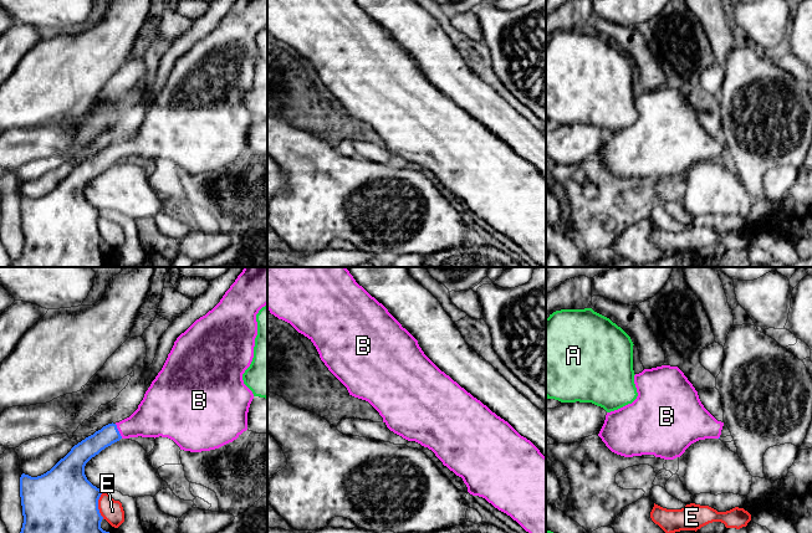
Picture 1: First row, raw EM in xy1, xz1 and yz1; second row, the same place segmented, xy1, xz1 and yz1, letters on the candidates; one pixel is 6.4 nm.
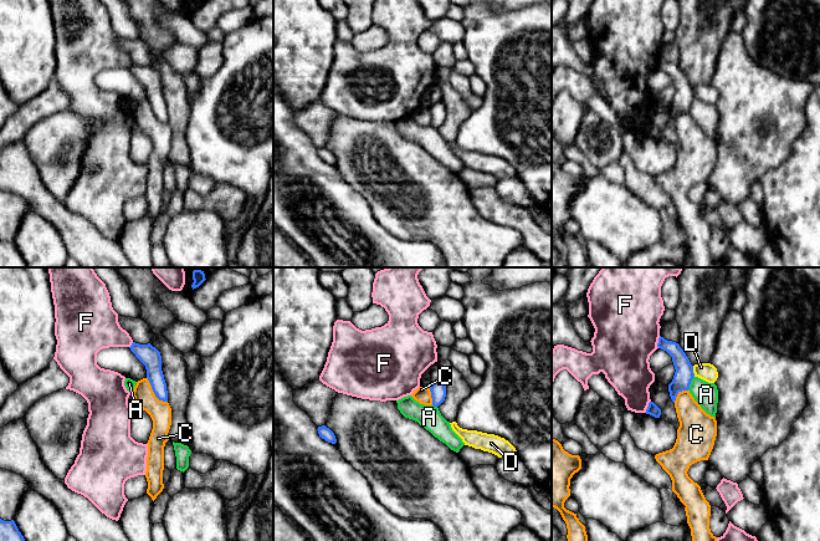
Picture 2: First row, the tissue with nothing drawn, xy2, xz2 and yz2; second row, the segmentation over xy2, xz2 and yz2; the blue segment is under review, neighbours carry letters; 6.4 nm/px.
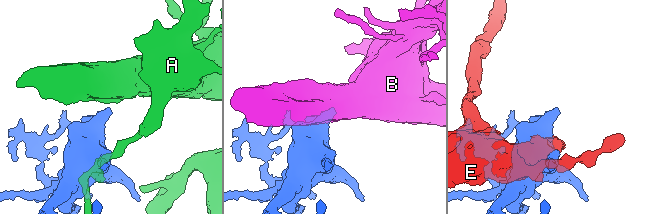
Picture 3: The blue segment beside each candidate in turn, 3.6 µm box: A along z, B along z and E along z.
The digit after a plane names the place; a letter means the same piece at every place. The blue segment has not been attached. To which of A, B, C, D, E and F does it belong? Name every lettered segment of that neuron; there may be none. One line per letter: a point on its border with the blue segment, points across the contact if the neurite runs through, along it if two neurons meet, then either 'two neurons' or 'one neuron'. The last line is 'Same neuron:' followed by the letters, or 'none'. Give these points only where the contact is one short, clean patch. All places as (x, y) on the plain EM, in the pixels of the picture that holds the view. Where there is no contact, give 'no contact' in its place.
A: yz2 (690, 105) | two neurons
B: xy1 (118, 153) | across xy1 (92, 167), (107, 157), (118, 153), (154, 139) | one neuron
C: xy2 (153, 112) | along xy2 (147, 98), (153, 115), (159, 121), (167, 123) | two neurons
D: yz2 (692, 92) | along yz2 (692, 87), (695, 97) | two neurons
E: xy1 (97, 227) | two neurons
F: yz2 (659, 64) | two neurons
Same neuron: B

